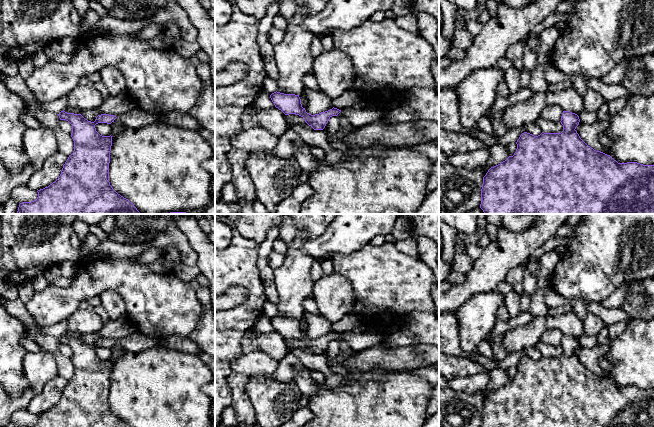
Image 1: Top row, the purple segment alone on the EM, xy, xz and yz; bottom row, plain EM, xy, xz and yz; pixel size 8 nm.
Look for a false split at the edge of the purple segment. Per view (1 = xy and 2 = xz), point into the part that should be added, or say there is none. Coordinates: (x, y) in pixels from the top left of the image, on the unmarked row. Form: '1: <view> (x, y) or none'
1: none
2: none

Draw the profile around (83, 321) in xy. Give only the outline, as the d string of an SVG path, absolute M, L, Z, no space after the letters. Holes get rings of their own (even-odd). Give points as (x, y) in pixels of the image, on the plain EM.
M78 308L67 318L67 321L68 327L64 335L74 338L78 335L83 336L98 332L105 324L93 308Z

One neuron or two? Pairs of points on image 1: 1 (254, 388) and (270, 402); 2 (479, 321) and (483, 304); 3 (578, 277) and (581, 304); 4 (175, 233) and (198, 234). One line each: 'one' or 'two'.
1: one
2: one
3: two
4: two

